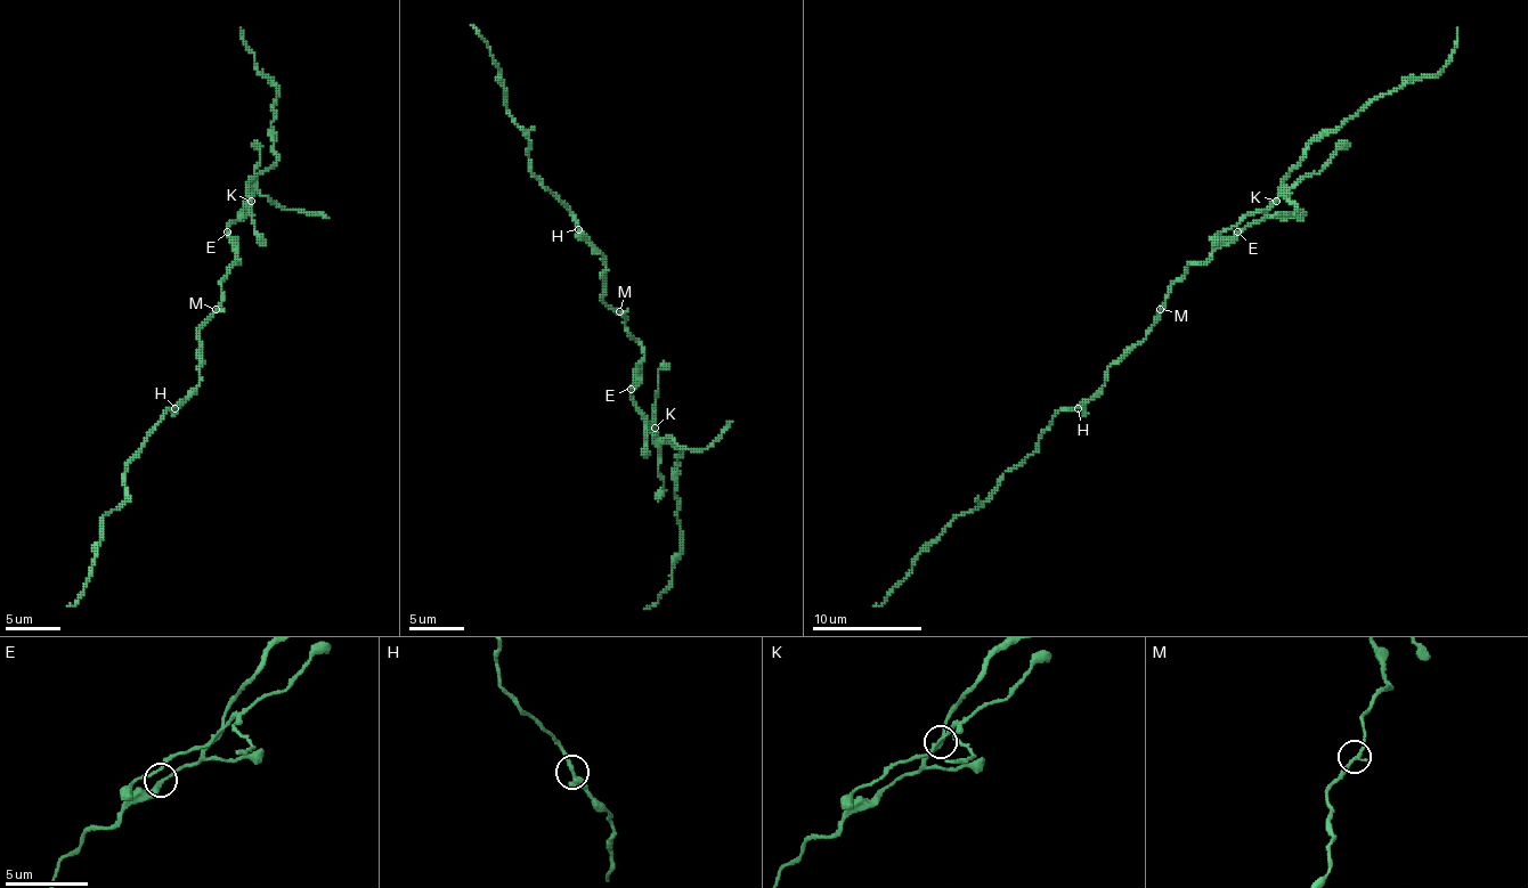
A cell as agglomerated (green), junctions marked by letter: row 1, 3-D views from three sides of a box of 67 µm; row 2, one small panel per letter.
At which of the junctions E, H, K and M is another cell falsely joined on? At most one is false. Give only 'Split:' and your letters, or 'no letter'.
Split: K

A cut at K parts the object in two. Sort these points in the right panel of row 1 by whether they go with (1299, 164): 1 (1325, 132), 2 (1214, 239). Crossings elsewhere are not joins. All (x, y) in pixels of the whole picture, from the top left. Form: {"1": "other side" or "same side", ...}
{"1": "same side", "2": "other side"}

